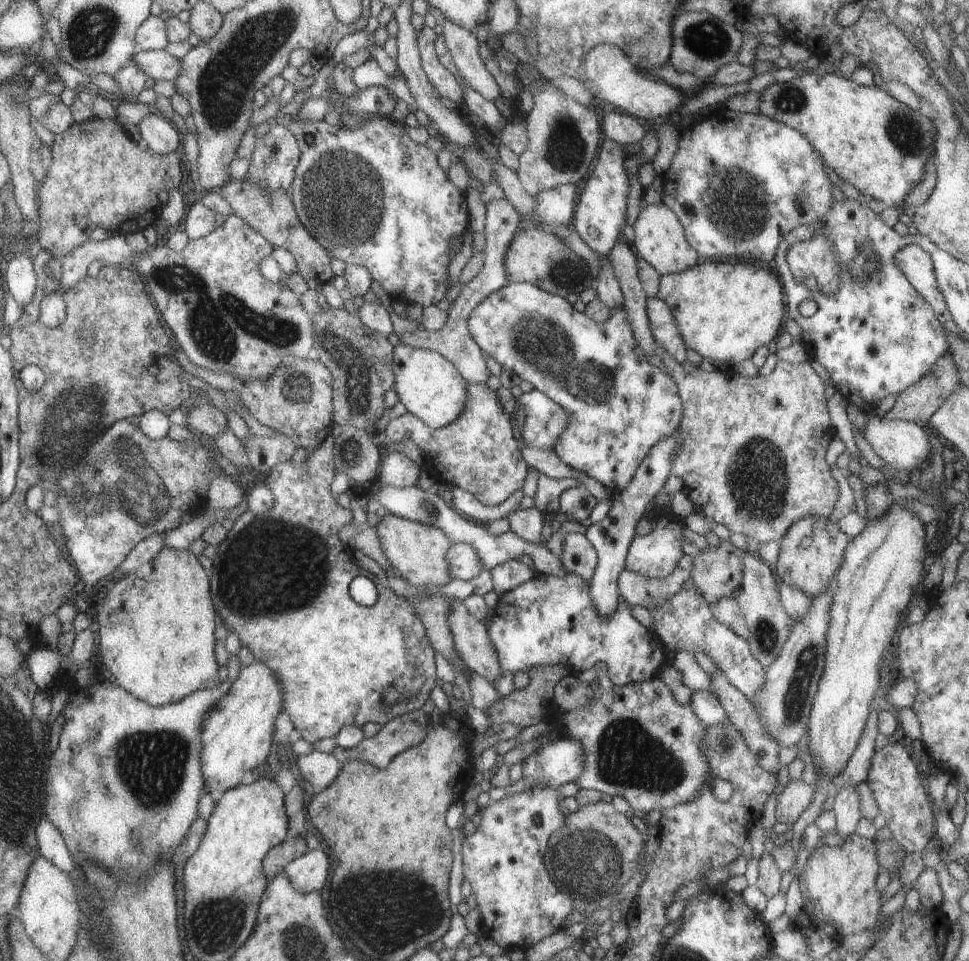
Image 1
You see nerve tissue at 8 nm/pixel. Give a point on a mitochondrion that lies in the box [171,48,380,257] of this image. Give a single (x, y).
(270, 152)

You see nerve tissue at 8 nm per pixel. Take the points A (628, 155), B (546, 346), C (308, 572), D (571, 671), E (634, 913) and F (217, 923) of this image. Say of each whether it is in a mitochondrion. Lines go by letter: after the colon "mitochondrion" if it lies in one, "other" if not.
A: other
B: mitochondrion
C: mitochondrion
D: other
E: other
F: mitochondrion

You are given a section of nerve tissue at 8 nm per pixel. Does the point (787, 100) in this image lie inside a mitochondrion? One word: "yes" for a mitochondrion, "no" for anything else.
yes

